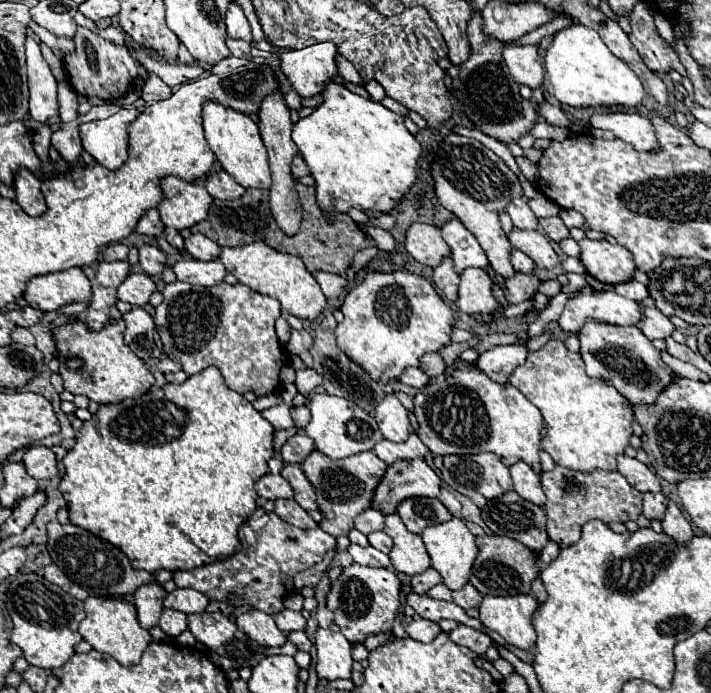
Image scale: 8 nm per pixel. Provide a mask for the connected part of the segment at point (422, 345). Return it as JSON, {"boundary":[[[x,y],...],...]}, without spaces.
{"boundary":[[[406,269],[368,273],[364,281],[346,295],[340,311],[344,313],[344,321],[336,327],[338,347],[380,383],[398,379],[408,365],[418,367],[422,355],[448,345],[454,327],[452,309],[440,299],[434,287],[424,277]]]}

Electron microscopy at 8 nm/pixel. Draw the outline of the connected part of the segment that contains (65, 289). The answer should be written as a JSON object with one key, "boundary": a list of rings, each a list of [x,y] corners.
{"boundary":[[[80,267],[58,273],[32,277],[24,293],[30,307],[40,311],[56,311],[74,301],[88,301],[92,297],[90,281]]]}

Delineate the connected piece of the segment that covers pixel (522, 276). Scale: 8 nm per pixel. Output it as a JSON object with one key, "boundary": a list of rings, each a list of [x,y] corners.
{"boundary":[[[516,271],[512,277],[506,279],[504,283],[504,293],[510,305],[516,305],[528,297],[534,297],[538,287],[540,287],[540,279],[534,273],[520,273]]]}

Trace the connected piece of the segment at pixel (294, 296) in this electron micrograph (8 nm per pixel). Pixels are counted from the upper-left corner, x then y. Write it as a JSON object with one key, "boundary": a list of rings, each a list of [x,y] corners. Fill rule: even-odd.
{"boundary":[[[256,241],[256,243],[248,243],[240,247],[224,247],[218,259],[226,267],[226,271],[232,273],[242,285],[278,299],[282,305],[282,313],[288,313],[300,319],[316,319],[318,313],[326,307],[326,297],[318,281],[304,267],[298,255],[282,253],[264,241]]]}

